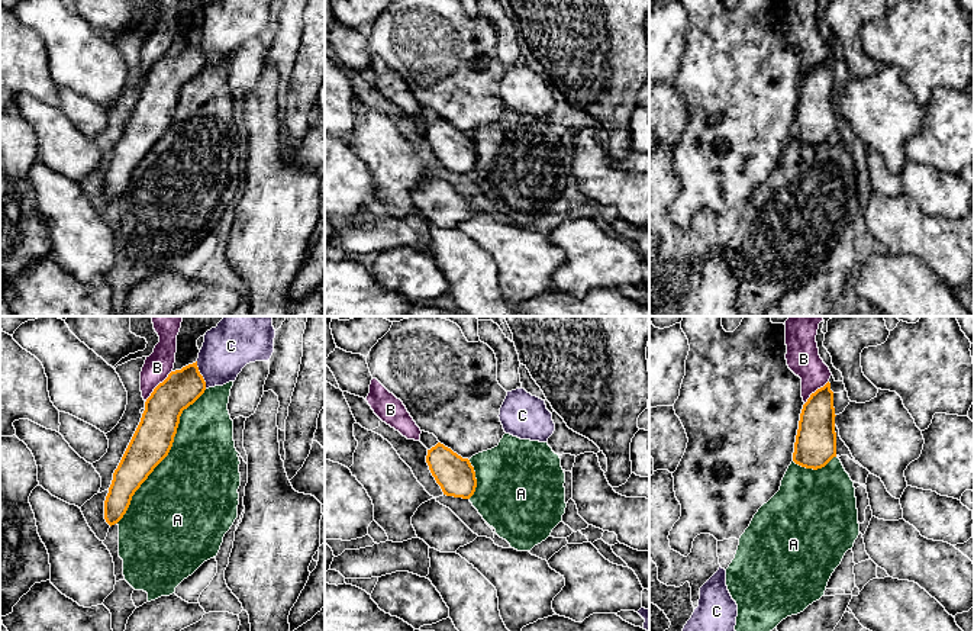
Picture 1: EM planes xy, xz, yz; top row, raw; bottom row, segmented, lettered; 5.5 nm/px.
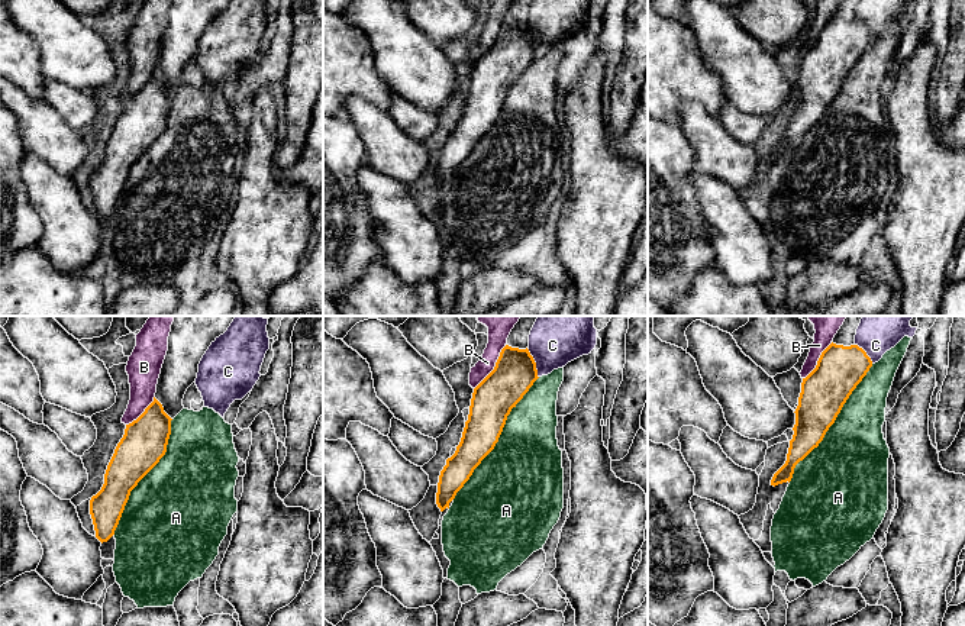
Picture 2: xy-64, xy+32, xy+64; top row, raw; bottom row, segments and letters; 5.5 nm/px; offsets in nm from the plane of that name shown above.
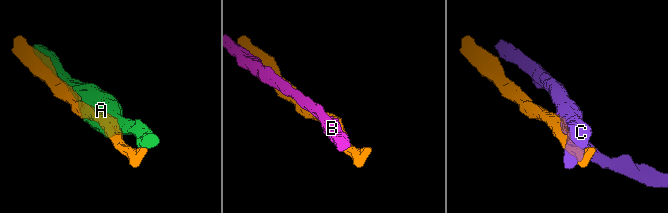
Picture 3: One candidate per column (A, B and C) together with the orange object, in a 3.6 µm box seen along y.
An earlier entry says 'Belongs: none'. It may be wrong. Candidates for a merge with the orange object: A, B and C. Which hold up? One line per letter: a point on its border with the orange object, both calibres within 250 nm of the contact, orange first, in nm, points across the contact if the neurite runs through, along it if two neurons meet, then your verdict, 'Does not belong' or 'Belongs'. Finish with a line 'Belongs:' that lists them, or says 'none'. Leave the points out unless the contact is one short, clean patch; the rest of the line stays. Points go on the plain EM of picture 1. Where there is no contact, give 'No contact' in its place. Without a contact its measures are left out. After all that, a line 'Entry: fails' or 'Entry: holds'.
A: Touches orange at xy (167, 129). Thickness 220 nm (orange) against 480 nm. Does not belong
B: Touches orange at xy (157, 61). Thickness 220 nm (orange) against 150 nm. Does not belong
C: Touches orange at xy (200, 50). Thickness 200 nm (orange) against 280 nm. Does not belong
Belongs: none
Entry: holds

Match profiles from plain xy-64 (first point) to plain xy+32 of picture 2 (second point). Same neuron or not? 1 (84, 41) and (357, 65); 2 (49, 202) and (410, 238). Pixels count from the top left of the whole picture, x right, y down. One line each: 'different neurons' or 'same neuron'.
1: different neurons
2: same neuron

